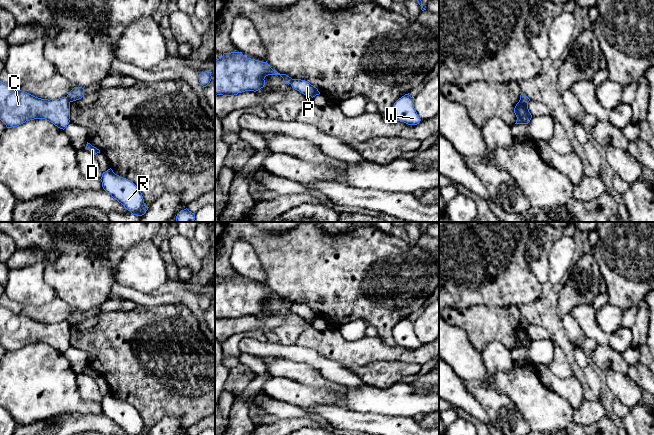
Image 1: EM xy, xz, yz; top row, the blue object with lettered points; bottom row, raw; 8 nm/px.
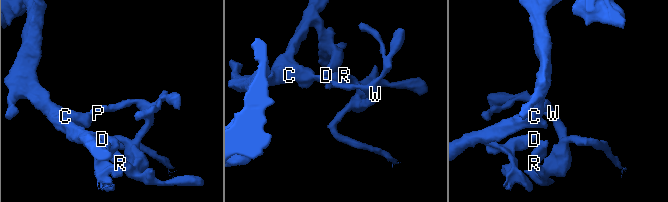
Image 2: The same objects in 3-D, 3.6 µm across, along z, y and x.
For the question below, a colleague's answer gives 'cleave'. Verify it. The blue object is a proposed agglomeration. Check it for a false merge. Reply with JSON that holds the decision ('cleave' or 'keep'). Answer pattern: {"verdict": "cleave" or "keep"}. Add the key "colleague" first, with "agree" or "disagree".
{"colleague": "agree", "verdict": "cleave"}

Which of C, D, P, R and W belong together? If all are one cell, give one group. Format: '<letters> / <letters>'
C D / P R W

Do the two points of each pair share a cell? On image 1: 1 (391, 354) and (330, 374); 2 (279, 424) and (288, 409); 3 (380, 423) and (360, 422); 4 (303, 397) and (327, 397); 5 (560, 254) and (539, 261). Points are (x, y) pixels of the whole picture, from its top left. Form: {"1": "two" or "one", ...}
{"1": "two", "2": "two", "3": "one", "4": "one", "5": "two"}

